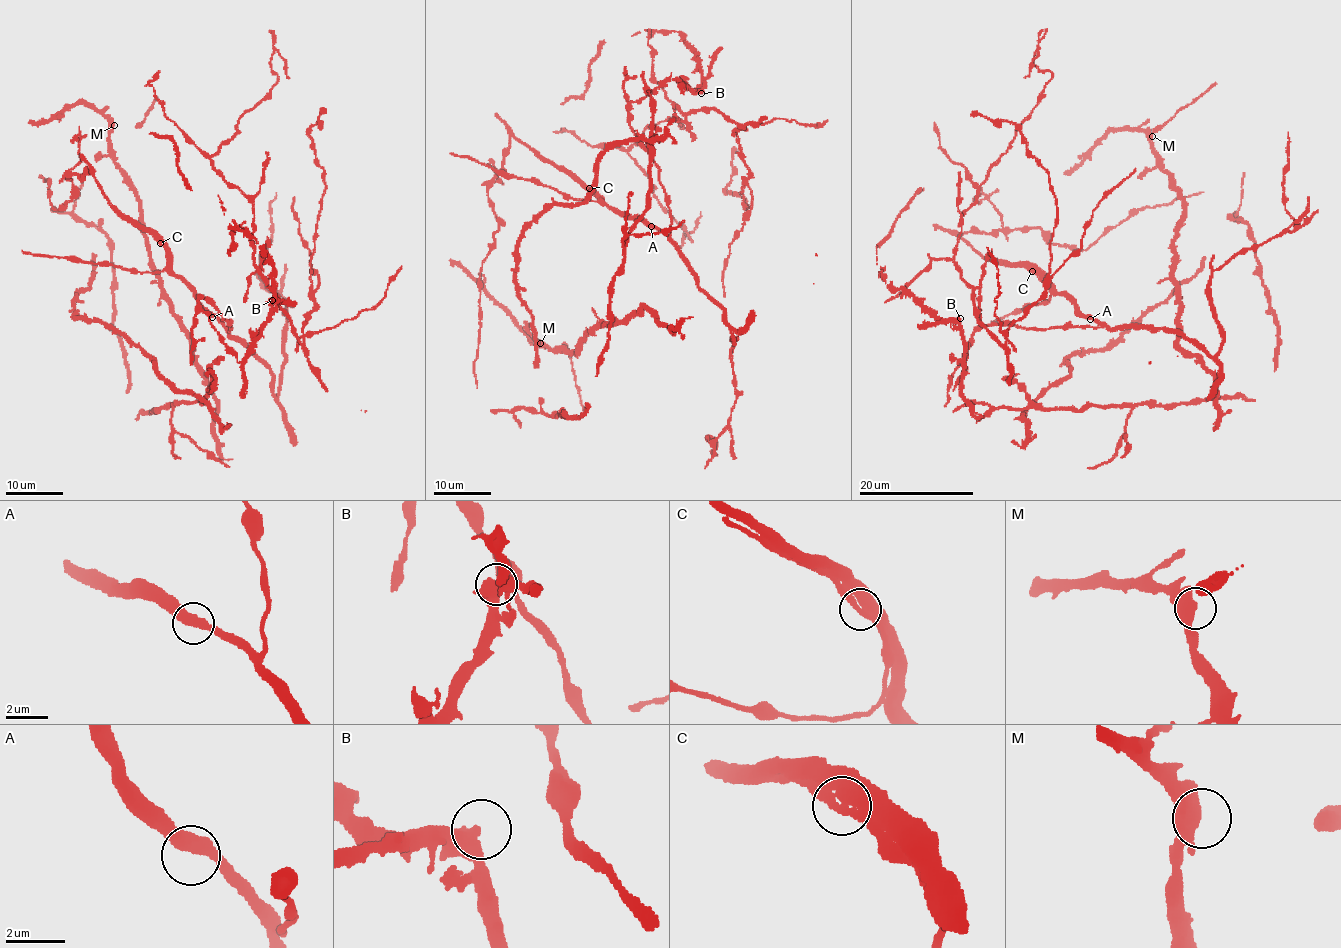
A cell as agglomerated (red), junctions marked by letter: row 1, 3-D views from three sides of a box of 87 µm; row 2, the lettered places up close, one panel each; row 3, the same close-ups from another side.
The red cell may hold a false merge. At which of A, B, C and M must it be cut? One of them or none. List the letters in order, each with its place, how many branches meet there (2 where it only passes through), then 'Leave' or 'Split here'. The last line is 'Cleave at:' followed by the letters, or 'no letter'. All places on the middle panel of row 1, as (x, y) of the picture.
A: Place: (651, 226). Branches: 2. Leave
B: Place: (701, 93). Branches: 2. Leave
C: Place: (589, 188). Branches: 2. Leave
M: Place: (540, 343). Branches: 2. Leave
Cleave at: no letter

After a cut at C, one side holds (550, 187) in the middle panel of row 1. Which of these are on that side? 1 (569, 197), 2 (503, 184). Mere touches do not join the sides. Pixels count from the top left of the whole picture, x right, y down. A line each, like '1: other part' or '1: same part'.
1: same part
2: other part

